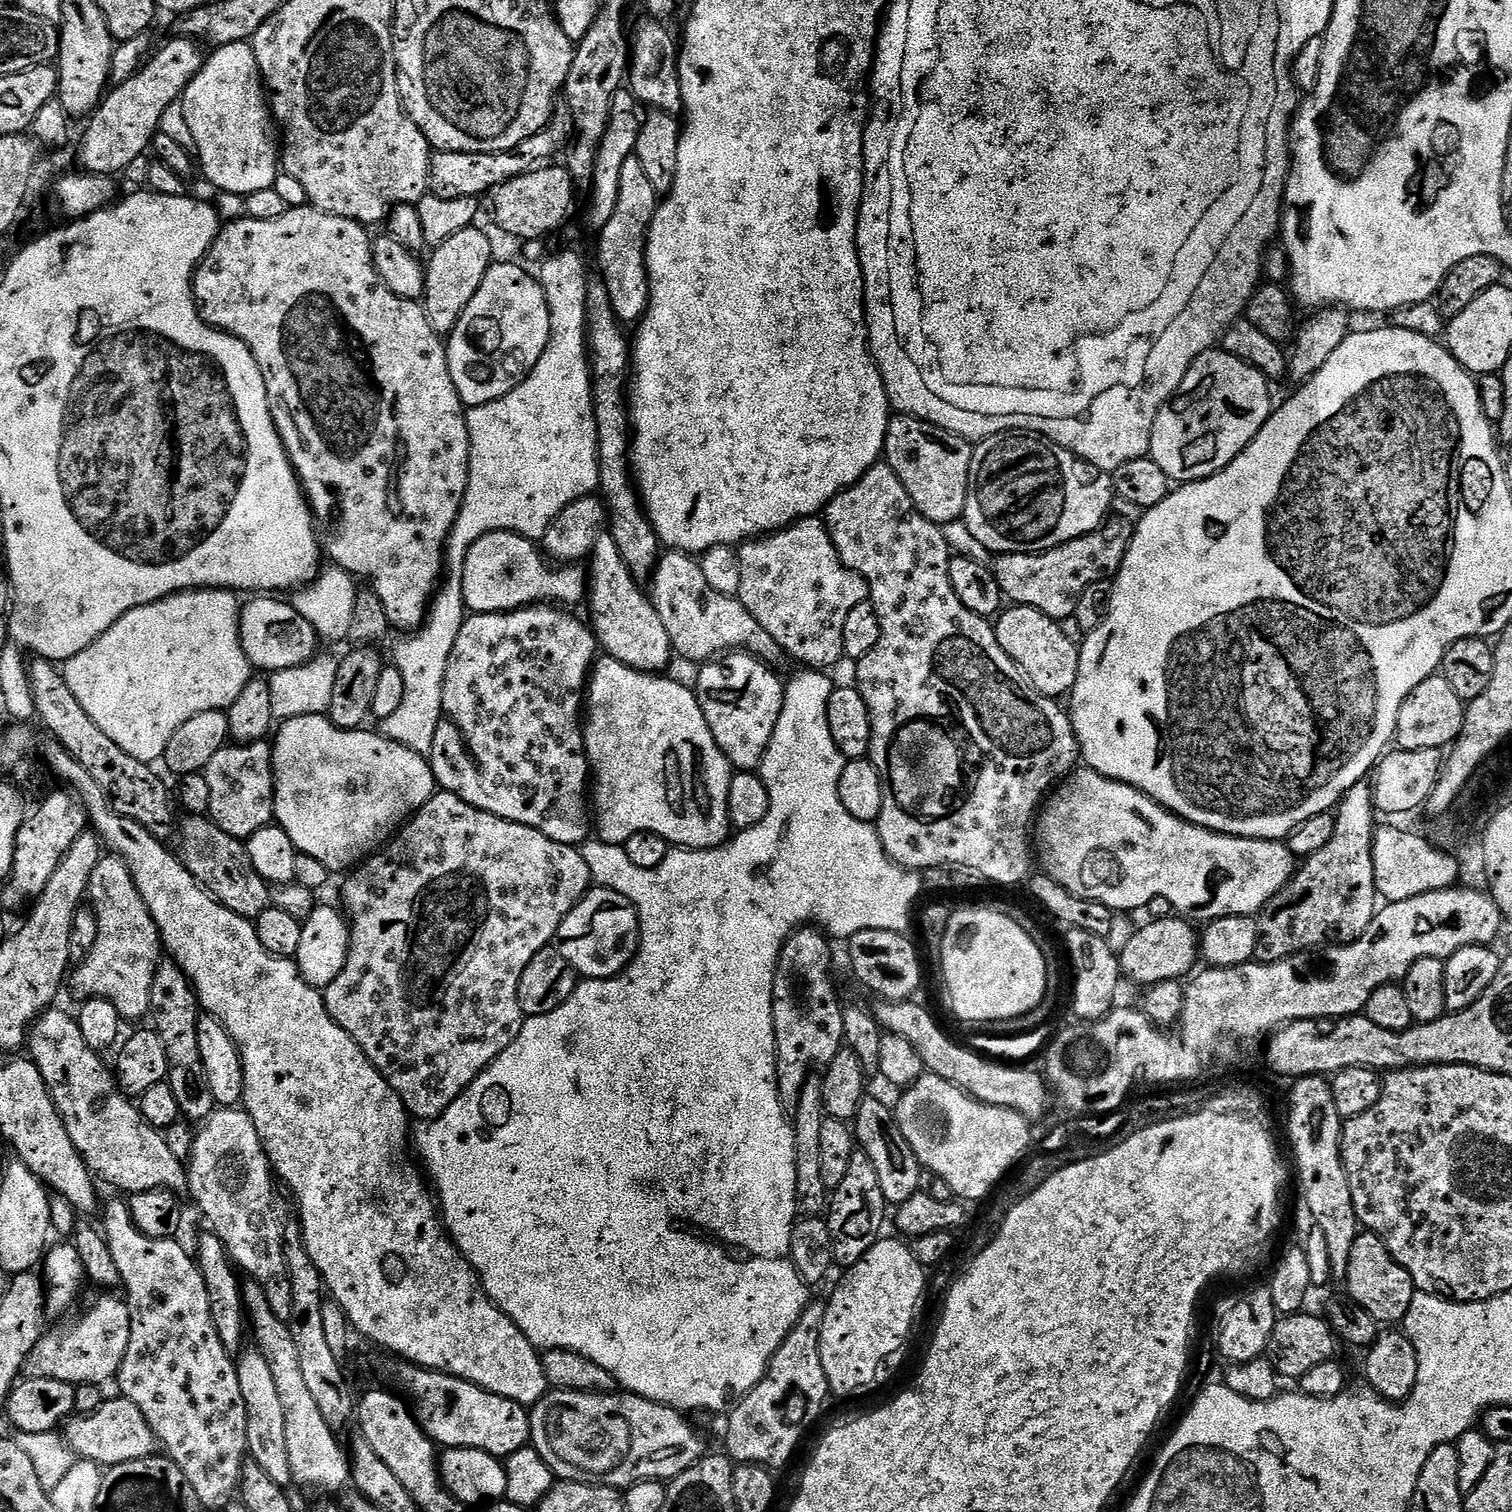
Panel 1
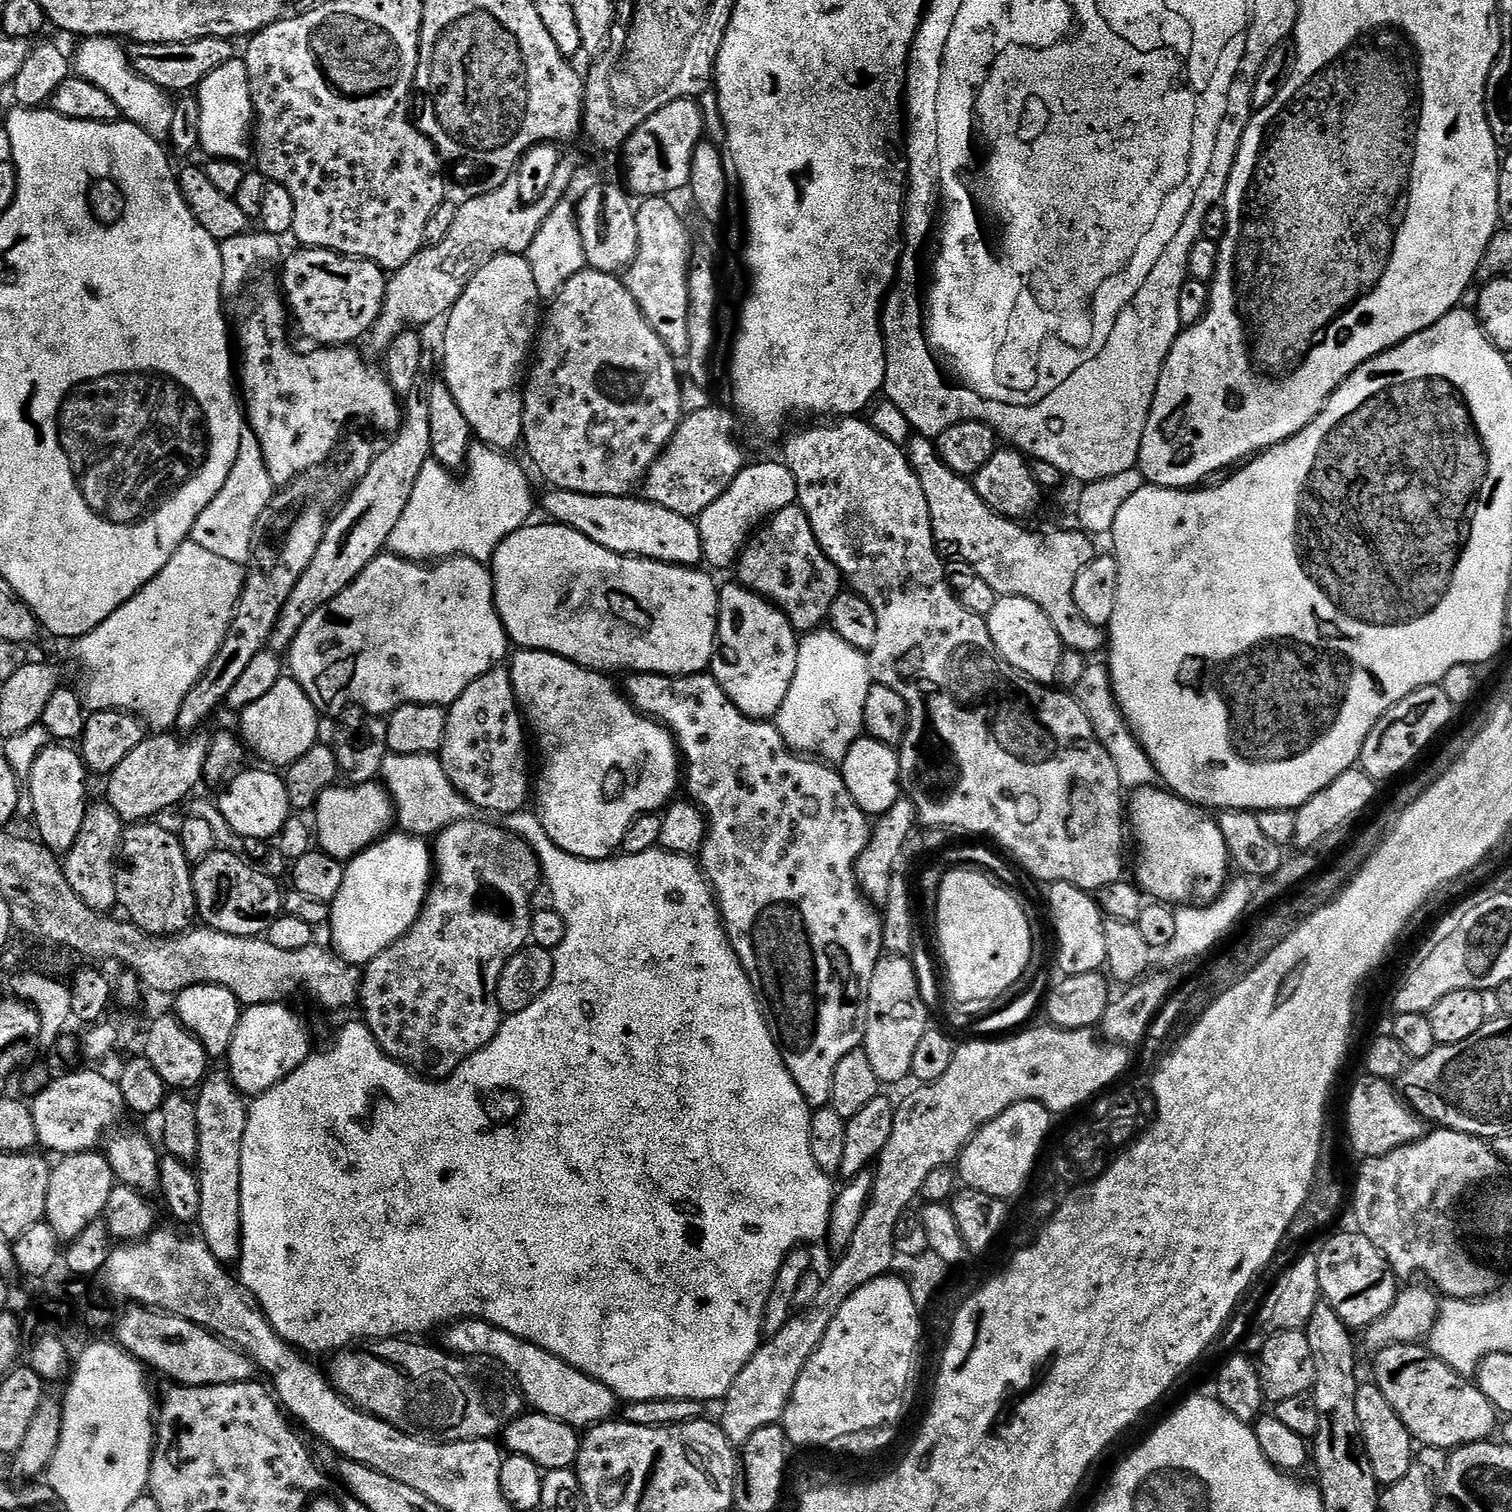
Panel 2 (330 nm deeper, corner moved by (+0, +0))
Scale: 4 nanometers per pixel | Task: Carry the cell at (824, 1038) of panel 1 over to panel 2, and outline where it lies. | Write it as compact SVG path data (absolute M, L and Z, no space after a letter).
M634 672L625 680L628 681L622 684L622 688L632 707L643 716L663 724L676 741L676 747L682 757L682 784L683 787L684 784L688 787L687 799L691 800L706 817L704 843L698 853L700 871L703 872L716 899L720 922L724 925L724 933L728 935L728 943L732 945L732 953L740 959L740 964L750 978L752 989L755 990L760 1008L764 1012L764 1020L782 1054L782 1062L786 1070L790 1070L790 1078L794 1078L798 1090L802 1090L802 1098L806 1098L806 1102L813 1109L825 1107L832 1099L832 1079L838 1062L842 1062L842 1058L846 1058L846 1054L850 1054L861 1043L858 1021L862 1016L862 1008L858 1001L862 996L862 985L878 959L876 946L878 948L883 945L881 917L863 896L853 873L856 856L869 838L869 817L865 816L863 810L850 798L835 767L827 768L826 765L819 764L819 762L824 763L819 759L789 750L784 739L780 737L780 731L776 729L775 723L768 720L754 720L750 716L741 714L728 701L722 686L718 686L718 682L711 674L663 676L653 672Z

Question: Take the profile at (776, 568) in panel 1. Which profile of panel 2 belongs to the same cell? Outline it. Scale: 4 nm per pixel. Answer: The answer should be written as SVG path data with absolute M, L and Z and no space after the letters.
M799 506L780 509L747 539L734 564L735 579L775 604L797 633L806 634L825 623L828 604L837 595L842 577L818 546Z

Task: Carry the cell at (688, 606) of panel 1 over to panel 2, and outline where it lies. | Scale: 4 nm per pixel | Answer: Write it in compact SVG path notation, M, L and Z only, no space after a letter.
M549 491L544 508L551 519L558 524L578 530L598 546L620 556L642 556L646 560L657 560L663 564L696 566L703 557L702 542L695 519L666 510L657 504L635 495L591 496L577 492Z

